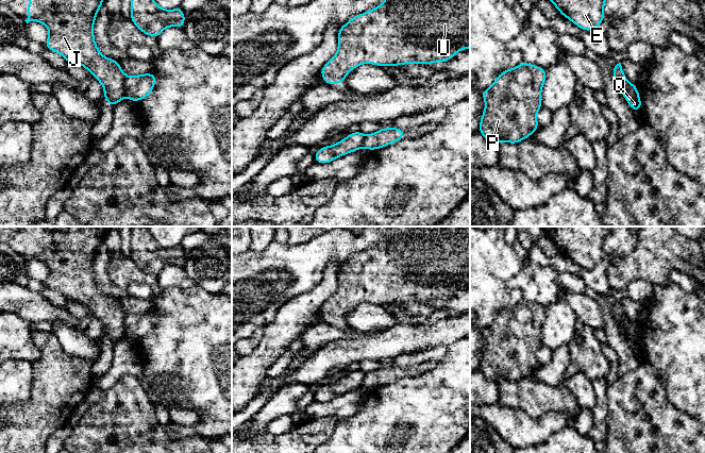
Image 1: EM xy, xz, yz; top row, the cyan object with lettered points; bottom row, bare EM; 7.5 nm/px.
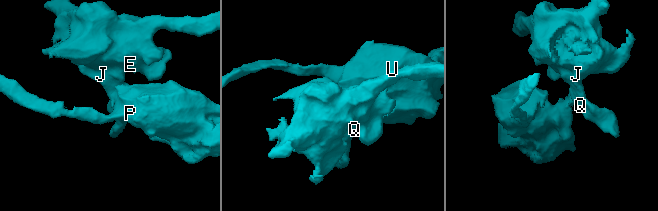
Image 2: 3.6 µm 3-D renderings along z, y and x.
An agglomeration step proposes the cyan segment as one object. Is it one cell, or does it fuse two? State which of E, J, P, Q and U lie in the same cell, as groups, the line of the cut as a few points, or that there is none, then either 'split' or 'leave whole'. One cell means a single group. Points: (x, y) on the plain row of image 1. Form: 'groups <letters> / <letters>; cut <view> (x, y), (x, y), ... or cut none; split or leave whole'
groups E J Q / P U; cut xy (127, 315), (124, 318), (124, 332); split

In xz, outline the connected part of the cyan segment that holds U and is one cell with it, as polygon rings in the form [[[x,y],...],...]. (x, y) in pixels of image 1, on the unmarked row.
[[[389,226],[383,241],[340,265],[337,280],[336,292],[320,307],[321,319],[330,323],[345,321],[348,312],[360,302],[385,305],[446,301],[458,289],[470,286],[470,226]]]

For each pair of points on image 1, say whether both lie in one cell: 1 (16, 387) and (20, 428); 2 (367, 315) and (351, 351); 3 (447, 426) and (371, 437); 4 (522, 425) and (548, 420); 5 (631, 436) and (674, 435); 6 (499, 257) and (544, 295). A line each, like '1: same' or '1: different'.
1: different
2: different
3: same
4: same
5: same
6: different

